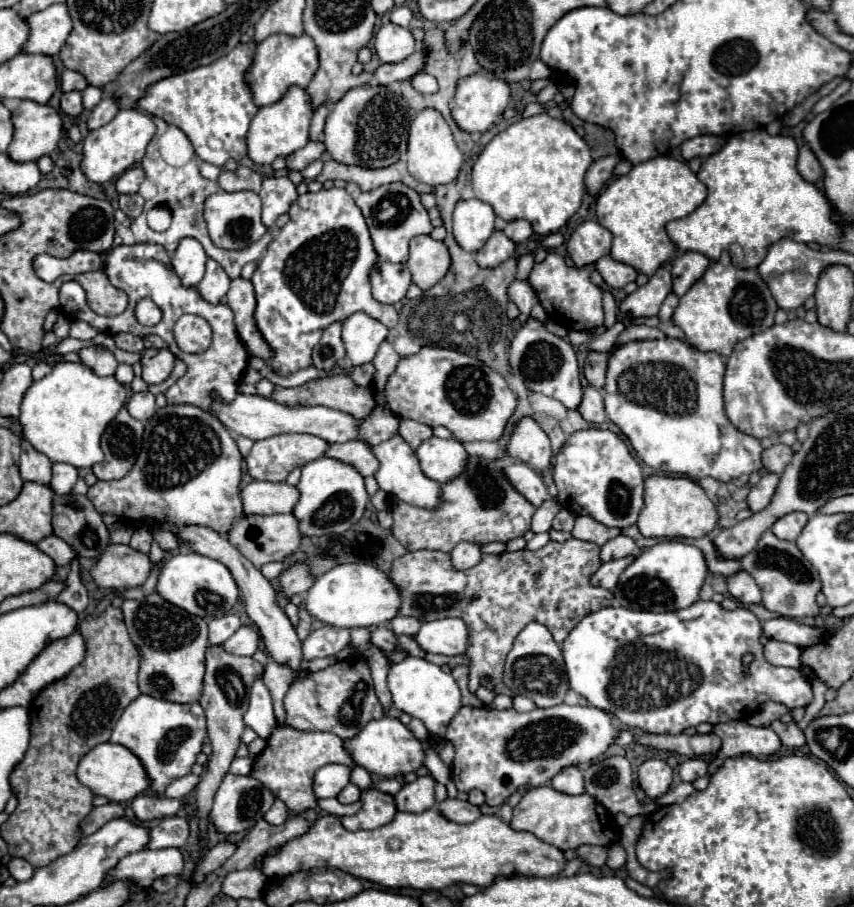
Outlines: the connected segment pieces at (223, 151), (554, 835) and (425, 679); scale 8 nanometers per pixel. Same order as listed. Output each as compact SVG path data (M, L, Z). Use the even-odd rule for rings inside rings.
M256 42L238 44L230 54L218 58L208 66L198 66L194 70L162 78L146 88L146 94L136 102L136 106L152 116L178 126L192 142L196 156L204 162L224 166L230 158L240 162L248 156L246 132L248 124L258 112L254 104L252 88L246 82L246 72L252 66L256 52Z
M550 786L530 788L518 806L514 808L514 816L510 826L518 832L530 832L538 840L552 844L560 850L574 850L582 844L594 844L594 846L612 846L620 838L620 828L616 826L612 814L590 794L562 794L556 792Z
M404 658L402 662L390 664L390 672L388 672L388 690L392 694L394 706L402 712L408 712L410 716L418 718L424 722L424 726L430 732L430 746L440 752L444 746L444 734L446 734L446 726L452 720L452 716L458 712L460 704L460 688L456 684L456 680L452 678L452 674L444 672L440 666L426 662L424 658Z

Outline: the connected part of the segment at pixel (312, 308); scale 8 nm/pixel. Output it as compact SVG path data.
M332 186L322 188L318 192L306 192L296 198L288 214L290 222L268 244L266 254L262 256L252 276L258 302L256 304L258 328L274 350L272 368L282 376L312 366L312 350L318 344L322 330L332 322L344 322L348 316L360 310L374 316L386 328L394 328L398 322L398 308L392 304L382 304L372 296L370 272L378 262L378 254L374 250L374 242L368 224L362 216L362 210L354 204L352 196L344 188Z

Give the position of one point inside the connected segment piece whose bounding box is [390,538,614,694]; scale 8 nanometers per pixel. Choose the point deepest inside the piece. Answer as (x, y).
(498, 597)

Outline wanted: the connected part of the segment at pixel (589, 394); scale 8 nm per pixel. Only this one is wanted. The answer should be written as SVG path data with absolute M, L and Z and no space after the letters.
M586 386L582 402L578 406L578 412L582 414L584 420L588 420L592 424L604 422L606 412L604 412L604 402L602 402L602 392L598 388L594 388L594 386Z

